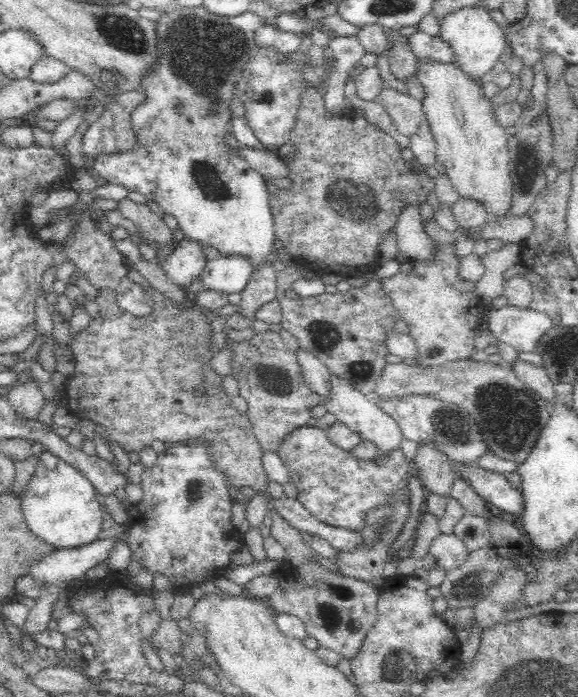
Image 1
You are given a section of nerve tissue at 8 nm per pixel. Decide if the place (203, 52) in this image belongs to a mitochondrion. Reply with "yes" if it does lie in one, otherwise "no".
yes

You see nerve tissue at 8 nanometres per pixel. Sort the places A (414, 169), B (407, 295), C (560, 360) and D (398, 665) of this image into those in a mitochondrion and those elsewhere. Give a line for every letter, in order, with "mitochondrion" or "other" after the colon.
A: other
B: other
C: other
D: mitochondrion

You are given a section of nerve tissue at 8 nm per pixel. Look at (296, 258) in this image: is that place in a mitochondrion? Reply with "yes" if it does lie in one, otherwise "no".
no

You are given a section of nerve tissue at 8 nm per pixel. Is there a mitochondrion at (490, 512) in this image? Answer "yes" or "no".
no

